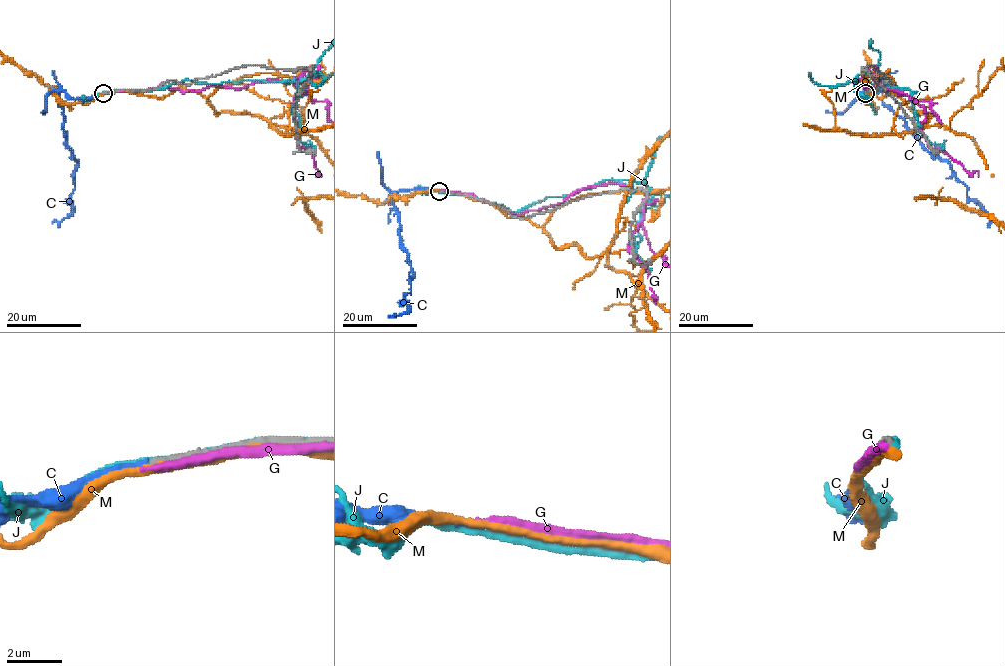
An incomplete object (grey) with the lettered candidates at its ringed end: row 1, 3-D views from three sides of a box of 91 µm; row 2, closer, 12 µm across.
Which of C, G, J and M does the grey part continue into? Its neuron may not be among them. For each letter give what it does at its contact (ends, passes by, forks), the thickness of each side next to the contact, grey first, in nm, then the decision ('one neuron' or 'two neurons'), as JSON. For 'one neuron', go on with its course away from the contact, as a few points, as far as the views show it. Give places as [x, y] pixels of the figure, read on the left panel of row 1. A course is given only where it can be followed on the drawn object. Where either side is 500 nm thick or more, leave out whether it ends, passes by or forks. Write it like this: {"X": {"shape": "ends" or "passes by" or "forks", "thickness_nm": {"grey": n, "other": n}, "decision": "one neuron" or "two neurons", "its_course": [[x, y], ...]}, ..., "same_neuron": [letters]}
{"C": {"shape": "ends", "thickness_nm": {"grey": 200, "other": 200}, "decision": "one neuron", "its_course": [[103, 93], [70, 98], [53, 91], [65, 144], [78, 164], [72, 211], [51, 224]]}, "G": {"shape": "passes by", "thickness_nm": {"grey": 200, "other": 320}, "decision": "two neurons"}, "J": {"shape": "passes by", "thickness_nm": {"grey": 200, "other": 260}, "decision": "two neurons"}, "M": {"shape": "passes by", "thickness_nm": {"grey": 200, "other": 280}, "decision": "two neurons"}, "same_neuron": ["C"]}

